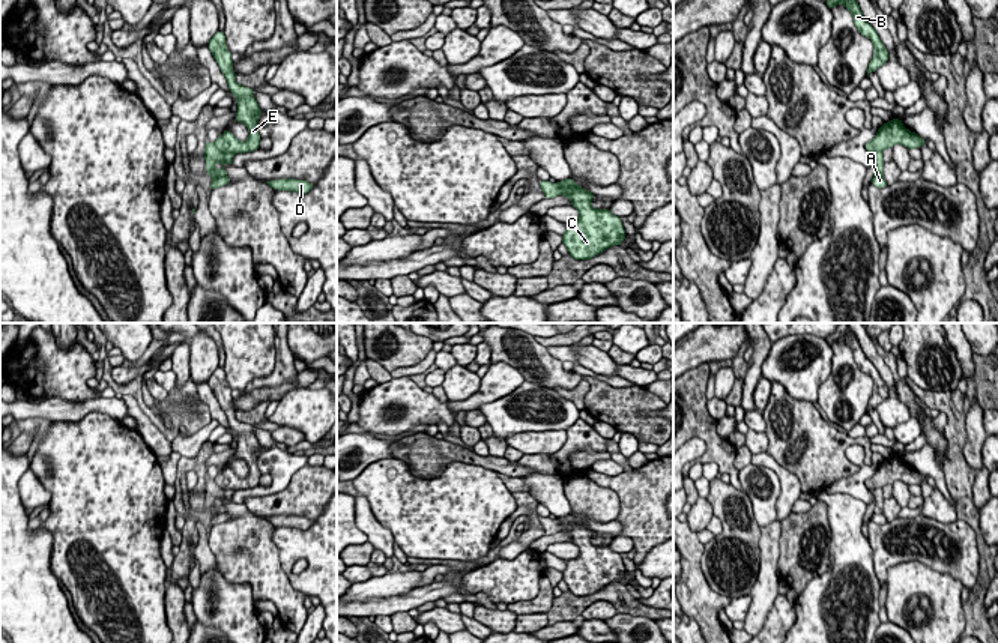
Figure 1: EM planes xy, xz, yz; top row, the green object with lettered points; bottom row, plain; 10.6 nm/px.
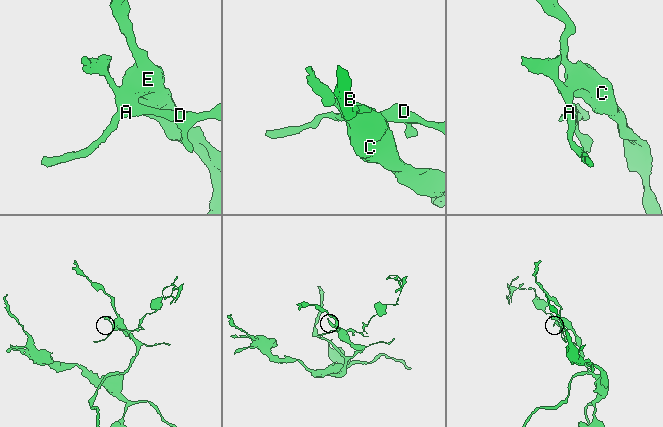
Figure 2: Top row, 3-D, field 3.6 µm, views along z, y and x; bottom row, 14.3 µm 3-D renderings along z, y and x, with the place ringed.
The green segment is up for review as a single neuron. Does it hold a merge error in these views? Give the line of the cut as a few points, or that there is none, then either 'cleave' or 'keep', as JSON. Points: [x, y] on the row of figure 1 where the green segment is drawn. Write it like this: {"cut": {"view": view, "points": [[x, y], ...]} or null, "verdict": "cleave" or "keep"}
{"cut": {"view": "xy", "points": [[212, 143], [220, 150], [233, 155]]}, "verdict": "cleave"}

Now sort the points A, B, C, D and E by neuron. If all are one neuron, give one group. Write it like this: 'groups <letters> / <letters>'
groups A D / B C E

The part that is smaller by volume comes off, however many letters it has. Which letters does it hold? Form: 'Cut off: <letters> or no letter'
Cut off: A, D

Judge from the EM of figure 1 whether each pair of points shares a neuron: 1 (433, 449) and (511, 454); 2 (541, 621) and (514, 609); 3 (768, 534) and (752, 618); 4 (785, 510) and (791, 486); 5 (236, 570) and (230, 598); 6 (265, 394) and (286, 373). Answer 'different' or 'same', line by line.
1: different
2: different
3: same
4: same
5: different
6: different

